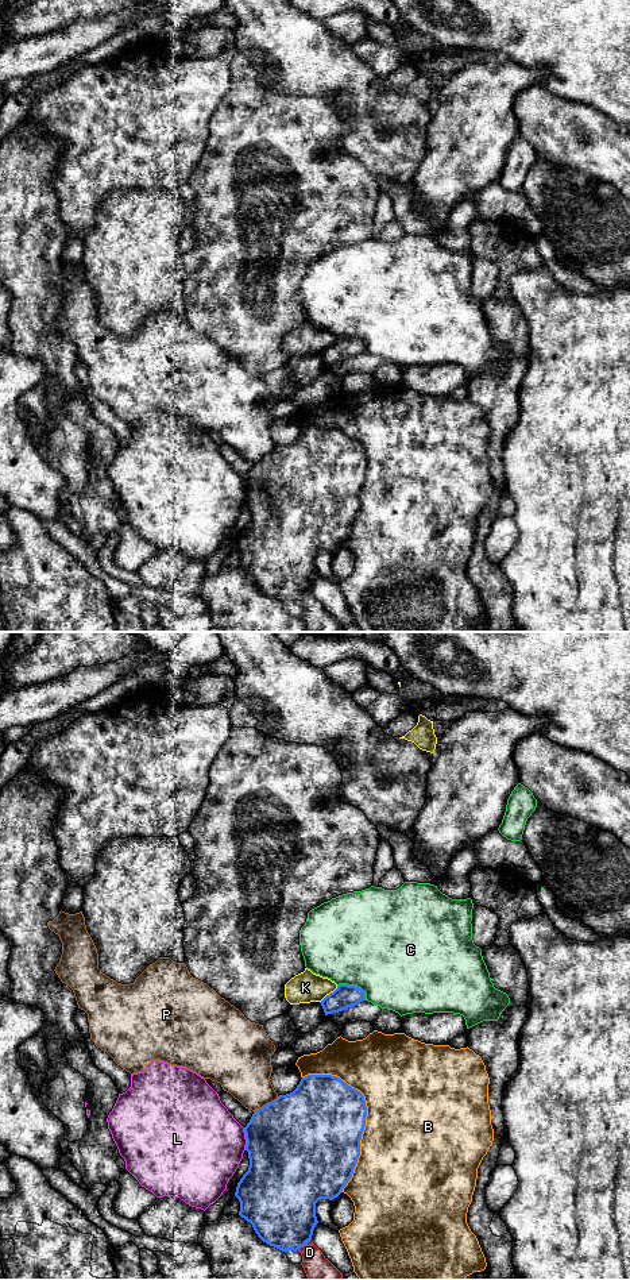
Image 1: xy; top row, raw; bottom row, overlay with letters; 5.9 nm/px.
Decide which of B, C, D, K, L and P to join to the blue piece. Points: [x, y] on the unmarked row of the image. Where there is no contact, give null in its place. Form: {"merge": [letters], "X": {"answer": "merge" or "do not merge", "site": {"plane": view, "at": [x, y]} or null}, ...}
{"merge": [], "B": {"answer": "do not merge", "site": {"plane": "xy", "at": [366, 467]}}, "C": {"answer": "do not merge", "site": {"plane": "xy", "at": [355, 338]}}, "D": {"answer": "do not merge", "site": {"plane": "xy", "at": [304, 596]}}, "K": {"answer": "do not merge", "site": {"plane": "xy", "at": [329, 346]}}, "L": {"answer": "do not merge", "site": {"plane": "xy", "at": [246, 490]}}, "P": {"answer": "do not merge", "site": {"plane": "xy", "at": [266, 457]}}}

